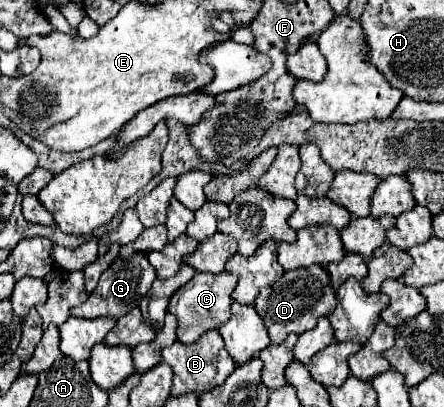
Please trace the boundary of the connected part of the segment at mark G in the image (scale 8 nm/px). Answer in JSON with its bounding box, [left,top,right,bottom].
[72,252,156,318]

